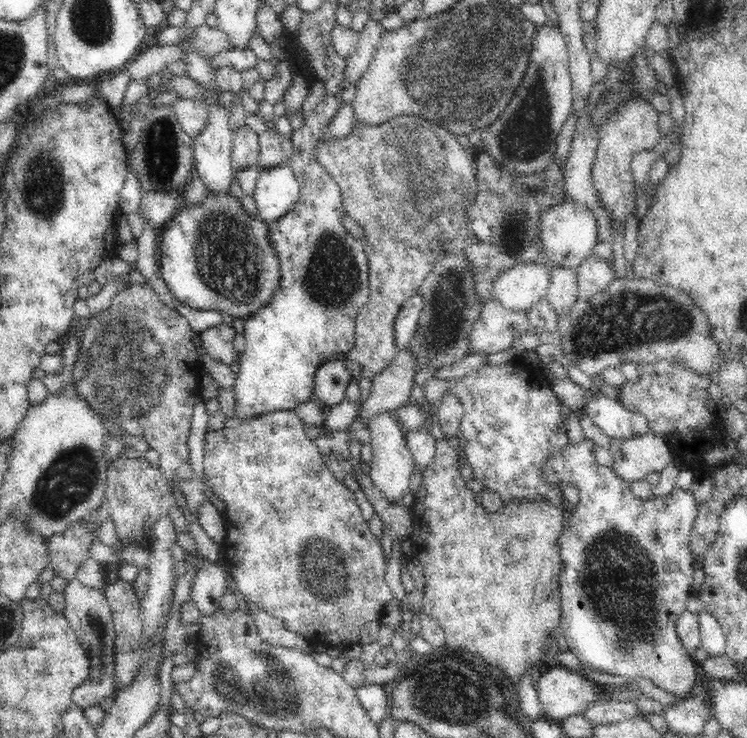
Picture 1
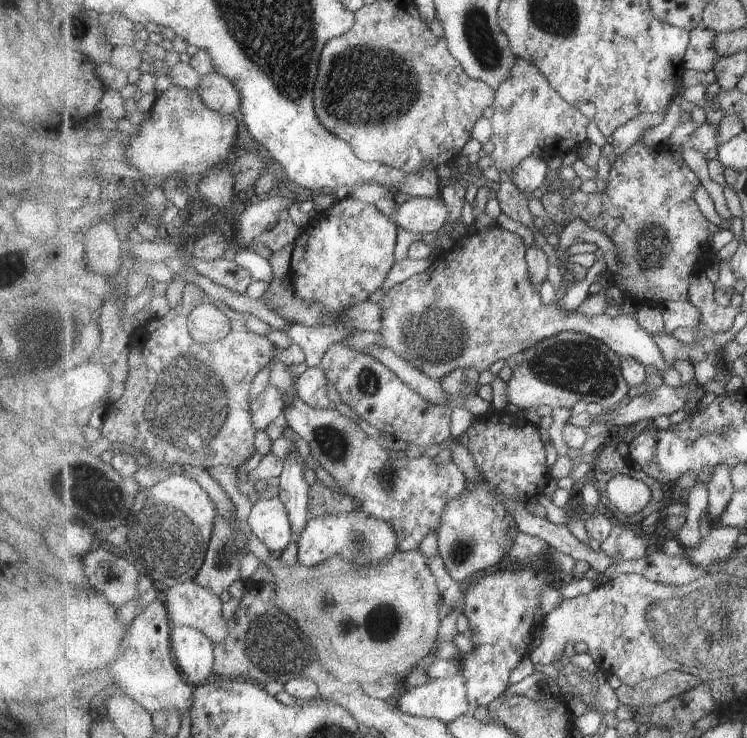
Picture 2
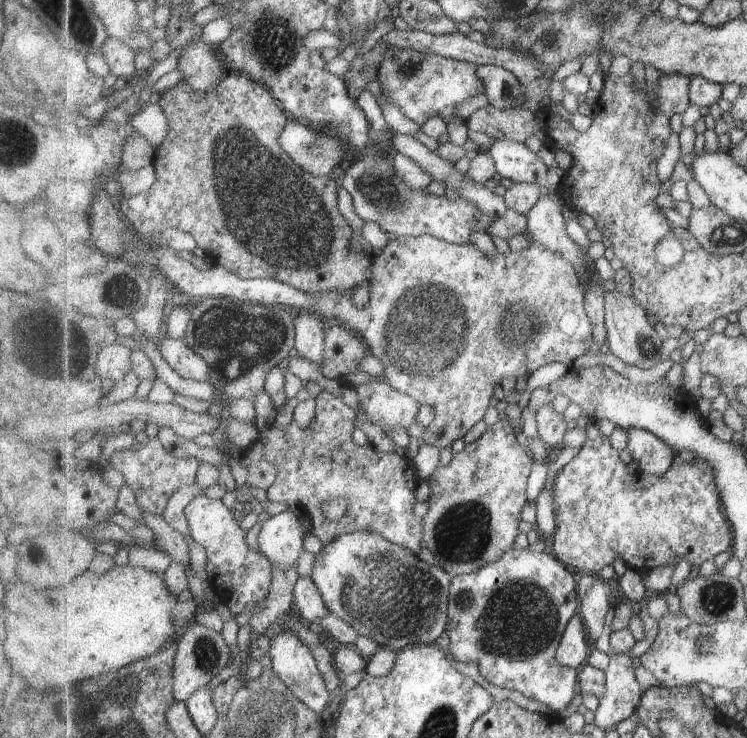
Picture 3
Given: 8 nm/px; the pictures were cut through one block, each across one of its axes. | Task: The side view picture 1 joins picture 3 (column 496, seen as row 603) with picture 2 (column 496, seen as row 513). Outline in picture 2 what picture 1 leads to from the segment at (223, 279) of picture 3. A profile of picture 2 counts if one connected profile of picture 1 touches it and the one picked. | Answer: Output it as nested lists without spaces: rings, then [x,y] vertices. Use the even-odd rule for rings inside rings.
[[[498,224],[478,232],[467,232],[456,241],[451,250],[441,251],[433,264],[423,272],[405,282],[393,286],[381,300],[383,309],[382,338],[377,342],[381,348],[391,348],[411,366],[419,368],[429,378],[441,380],[459,367],[477,372],[490,370],[501,359],[509,358],[533,348],[542,340],[550,339],[565,331],[585,333],[603,341],[614,349],[620,357],[635,358],[645,366],[655,366],[665,372],[671,368],[659,344],[637,316],[621,314],[610,317],[607,314],[587,316],[579,310],[567,312],[559,308],[559,301],[551,304],[541,302],[541,294],[530,278],[526,254],[527,244],[514,232],[505,230]]]

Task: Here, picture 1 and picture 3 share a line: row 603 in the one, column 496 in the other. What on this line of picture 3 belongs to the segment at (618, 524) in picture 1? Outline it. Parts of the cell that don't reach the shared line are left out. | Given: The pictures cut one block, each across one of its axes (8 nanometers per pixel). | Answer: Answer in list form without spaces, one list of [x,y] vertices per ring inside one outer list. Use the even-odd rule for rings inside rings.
[[[512,548],[499,560],[478,571],[454,576],[450,586],[449,624],[446,630],[452,658],[465,664],[475,662],[480,674],[491,685],[517,690],[525,697],[545,704],[552,710],[553,717],[565,712],[580,693],[579,672],[557,660],[557,651],[567,625],[579,614],[578,582],[575,582],[573,572],[569,572],[567,565],[555,558],[549,549],[538,553],[532,549]]]

